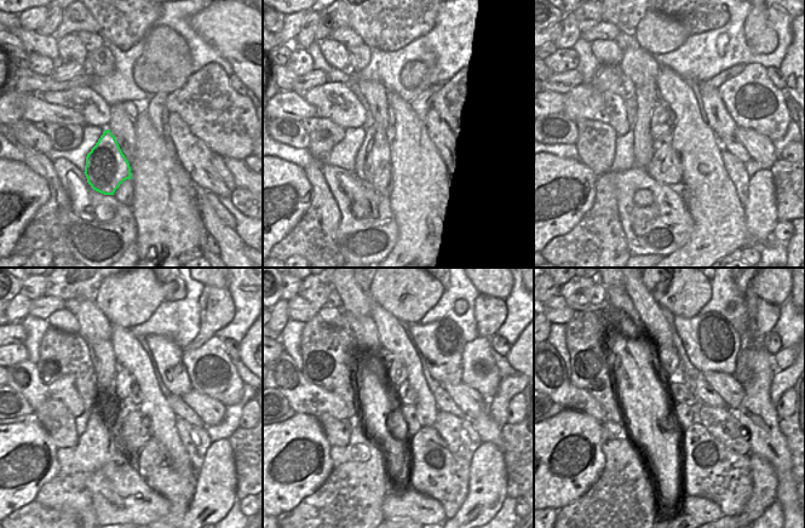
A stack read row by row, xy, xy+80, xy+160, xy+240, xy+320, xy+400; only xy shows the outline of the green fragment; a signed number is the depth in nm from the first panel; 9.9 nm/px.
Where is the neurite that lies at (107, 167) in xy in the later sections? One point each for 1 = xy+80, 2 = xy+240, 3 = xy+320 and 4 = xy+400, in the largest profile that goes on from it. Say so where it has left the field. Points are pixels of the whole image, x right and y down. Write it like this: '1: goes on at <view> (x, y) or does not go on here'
1: goes on at xy+80 (375, 151)
2: goes on at xy+240 (124, 379)
3: goes on at xy+320 (396, 371)
4: goes on at xy+400 (667, 357)

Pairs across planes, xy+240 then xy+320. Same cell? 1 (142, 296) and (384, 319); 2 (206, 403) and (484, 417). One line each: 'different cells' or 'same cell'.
1: different cells
2: different cells

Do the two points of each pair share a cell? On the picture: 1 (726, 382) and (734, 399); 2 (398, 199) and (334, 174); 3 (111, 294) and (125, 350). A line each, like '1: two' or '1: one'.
1: one
2: two
3: two

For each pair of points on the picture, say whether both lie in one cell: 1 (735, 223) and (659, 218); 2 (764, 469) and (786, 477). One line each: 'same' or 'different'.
1: different
2: different

